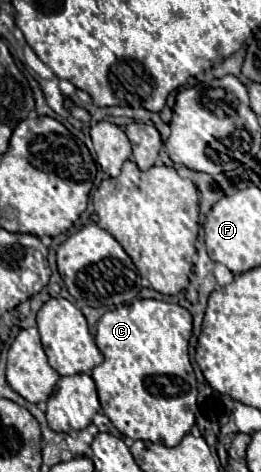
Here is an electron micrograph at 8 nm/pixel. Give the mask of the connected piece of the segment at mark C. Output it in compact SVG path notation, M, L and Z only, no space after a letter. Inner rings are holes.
M135 299L131 305L107 311L97 323L97 347L105 361L93 369L99 403L117 431L131 439L153 441L165 447L175 447L195 425L197 409L197 379L189 359L189 339L193 331L191 313L175 303L155 299Z

